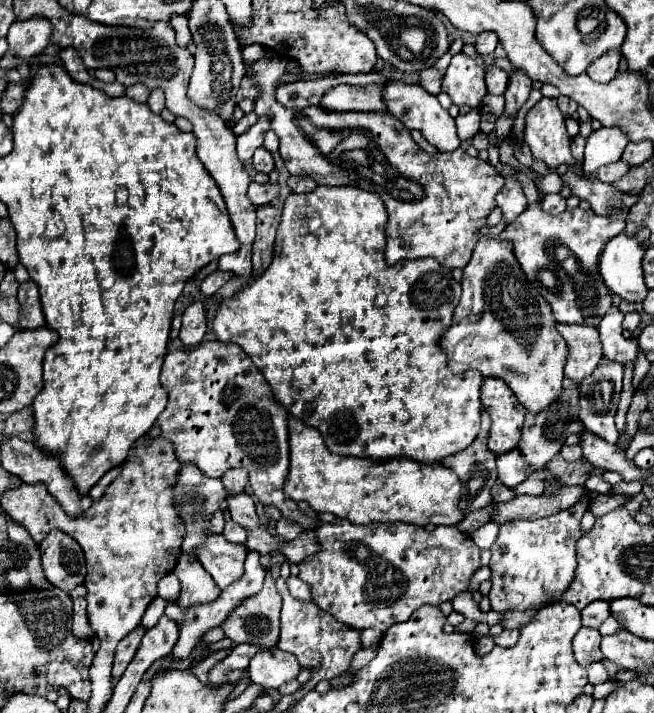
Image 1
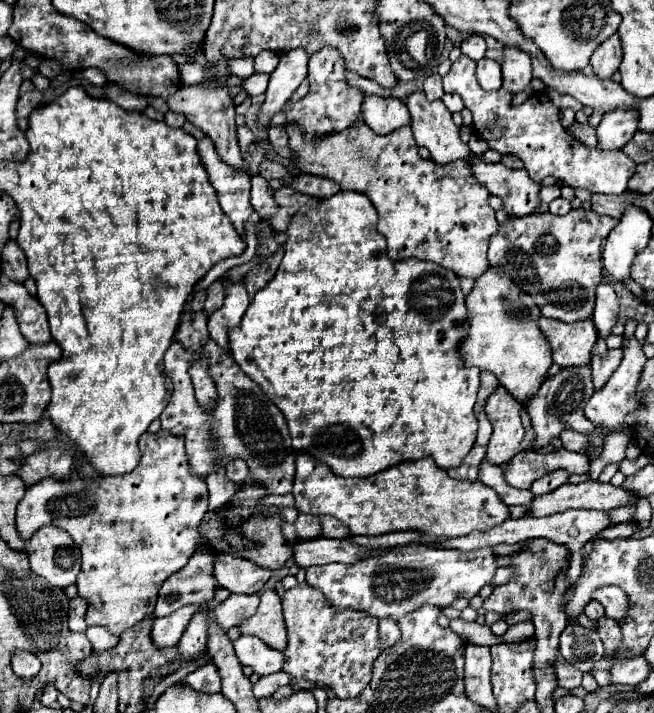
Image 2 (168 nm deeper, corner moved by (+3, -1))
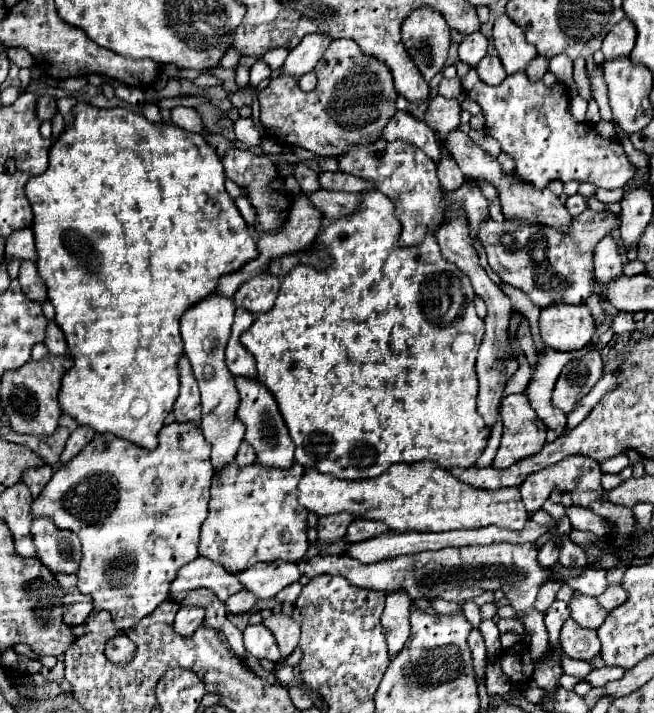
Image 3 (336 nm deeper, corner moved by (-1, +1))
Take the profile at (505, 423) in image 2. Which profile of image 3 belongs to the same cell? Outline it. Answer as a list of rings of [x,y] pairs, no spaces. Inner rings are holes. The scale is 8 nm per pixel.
[[[510,394],[504,398],[502,420],[504,434],[492,462],[494,468],[504,470],[528,456],[534,456],[546,444],[546,426],[544,422],[538,422],[526,394]]]

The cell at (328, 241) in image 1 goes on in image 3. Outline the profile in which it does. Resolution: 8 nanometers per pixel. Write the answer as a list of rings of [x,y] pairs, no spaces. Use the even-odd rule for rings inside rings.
[[[380,190],[362,192],[362,196],[364,196],[362,204],[356,208],[352,216],[346,218],[346,222],[334,222],[322,228],[318,234],[316,242],[320,242],[324,252],[332,256],[332,264],[322,272],[306,264],[294,266],[292,272],[286,278],[282,278],[282,288],[274,308],[266,314],[260,314],[250,326],[250,330],[242,334],[240,340],[244,348],[256,358],[258,380],[276,398],[280,414],[288,424],[290,438],[296,444],[294,460],[304,468],[316,468],[320,472],[332,474],[342,480],[366,480],[366,478],[380,476],[384,470],[388,470],[388,466],[396,462],[412,464],[412,462],[432,460],[446,470],[452,466],[460,466],[460,468],[474,466],[490,438],[490,430],[480,418],[476,408],[478,378],[474,372],[474,364],[476,364],[476,352],[484,338],[484,320],[478,318],[474,308],[476,292],[472,290],[468,276],[464,276],[456,264],[442,258],[436,236],[424,238],[420,246],[400,246],[398,244],[400,220],[394,216],[394,204],[390,202],[390,198],[384,196]]]

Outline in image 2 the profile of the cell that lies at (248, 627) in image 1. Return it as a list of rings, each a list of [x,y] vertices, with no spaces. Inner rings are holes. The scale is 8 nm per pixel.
[[[264,590],[260,596],[260,606],[254,616],[244,620],[240,626],[240,634],[258,636],[274,650],[286,648],[286,626],[282,618],[282,602],[276,590]]]

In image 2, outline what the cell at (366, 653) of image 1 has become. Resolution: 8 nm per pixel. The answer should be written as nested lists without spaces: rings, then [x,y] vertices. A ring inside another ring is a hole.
[[[380,620],[380,630],[378,630],[378,640],[380,640],[380,650],[386,650],[388,646],[394,646],[400,638],[400,628],[394,620]]]

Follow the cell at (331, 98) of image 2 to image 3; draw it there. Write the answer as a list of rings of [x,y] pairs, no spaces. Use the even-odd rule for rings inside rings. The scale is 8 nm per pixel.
[[[350,38],[344,40],[334,40],[330,48],[324,52],[324,56],[316,64],[316,74],[318,74],[318,84],[312,92],[302,92],[298,88],[296,78],[288,78],[286,74],[274,78],[266,90],[258,94],[260,102],[260,122],[266,128],[268,136],[274,136],[278,144],[288,144],[288,146],[300,146],[306,148],[314,154],[320,156],[336,156],[344,152],[352,144],[372,144],[382,138],[382,130],[388,124],[388,118],[396,114],[396,98],[398,92],[392,82],[390,70],[384,66],[384,62],[376,62],[376,58],[368,58],[356,42]],[[348,130],[364,130],[364,138],[344,138]]]

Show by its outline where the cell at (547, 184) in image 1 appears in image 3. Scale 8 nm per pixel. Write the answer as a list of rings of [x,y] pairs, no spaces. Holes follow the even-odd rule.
[[[600,188],[600,190],[596,192],[596,198],[598,198],[600,202],[610,204],[610,202],[620,202],[620,200],[622,200],[622,194],[624,194],[622,188],[614,188],[614,190],[604,190],[604,188]]]

